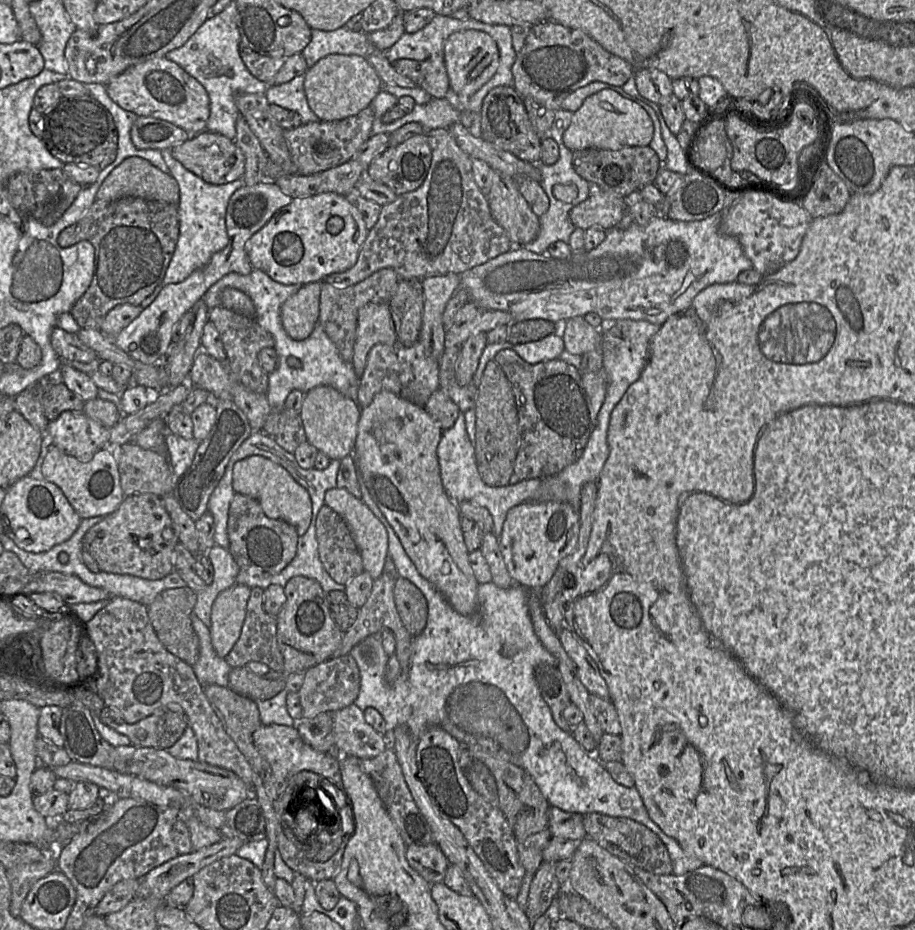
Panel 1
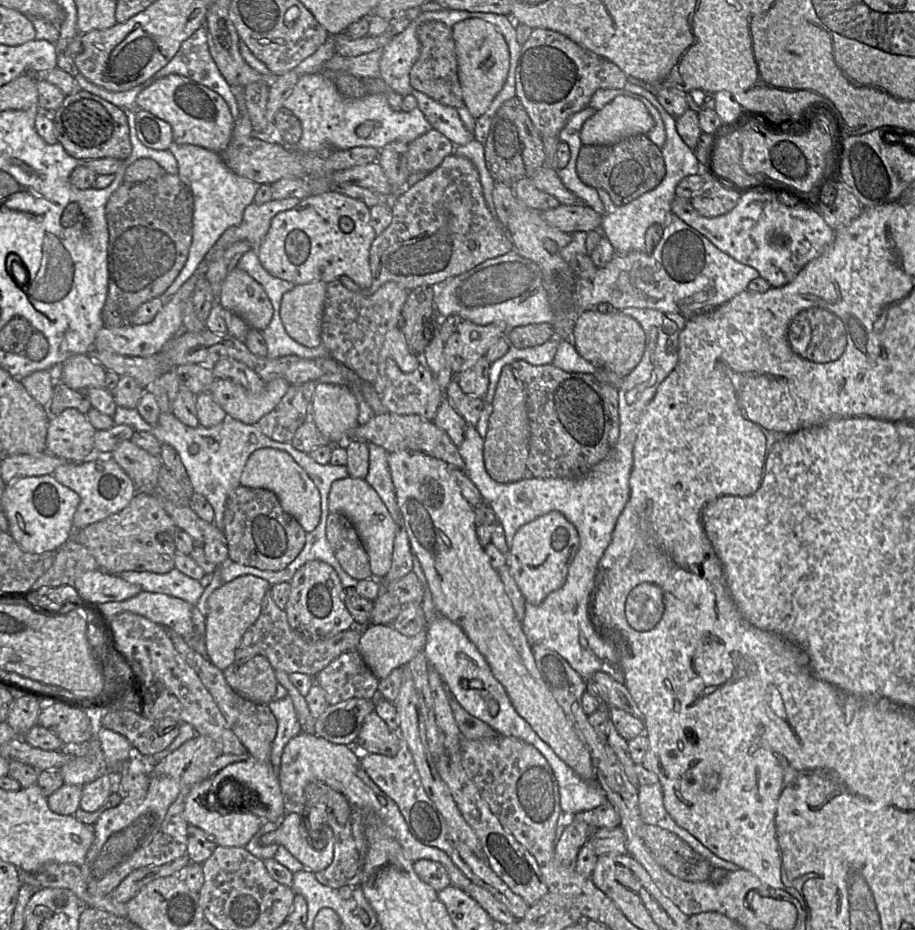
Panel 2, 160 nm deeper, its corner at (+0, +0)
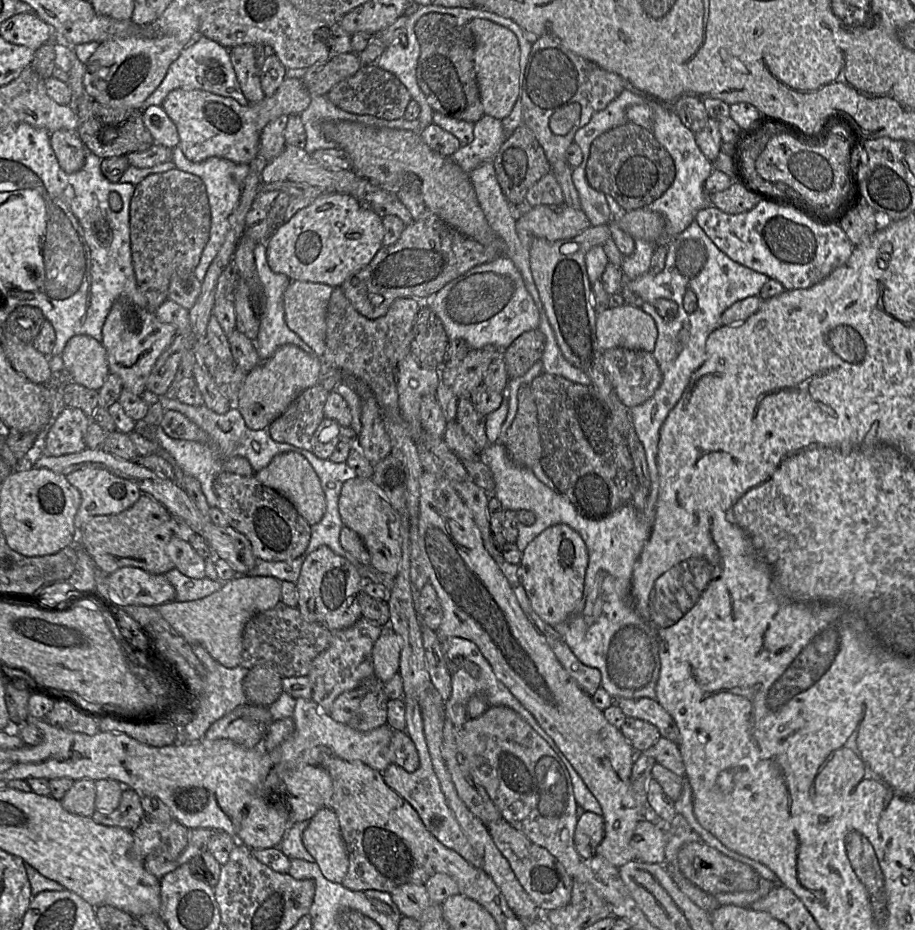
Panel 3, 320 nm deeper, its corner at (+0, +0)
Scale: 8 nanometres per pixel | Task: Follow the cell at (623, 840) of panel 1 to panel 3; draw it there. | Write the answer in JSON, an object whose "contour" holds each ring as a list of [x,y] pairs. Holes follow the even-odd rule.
{"contour":[[[691,842],[683,845],[678,852],[676,865],[691,883],[712,895],[755,891],[762,879],[749,865],[734,860],[703,842]]]}

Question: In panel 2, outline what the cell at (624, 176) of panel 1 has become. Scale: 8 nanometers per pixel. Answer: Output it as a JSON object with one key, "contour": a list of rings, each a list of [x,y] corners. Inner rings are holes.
{"contour":[[[644,134],[626,137],[612,145],[583,145],[578,154],[576,170],[584,184],[605,190],[616,207],[651,191],[661,183],[666,174],[661,149]]]}

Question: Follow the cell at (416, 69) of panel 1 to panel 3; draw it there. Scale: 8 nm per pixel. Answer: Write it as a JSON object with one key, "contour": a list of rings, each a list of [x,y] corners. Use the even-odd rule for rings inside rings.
{"contour":[[[432,12],[417,21],[415,33],[420,45],[416,78],[429,105],[434,111],[455,119],[471,123],[480,120],[485,113],[474,64],[475,40],[468,23]]]}

